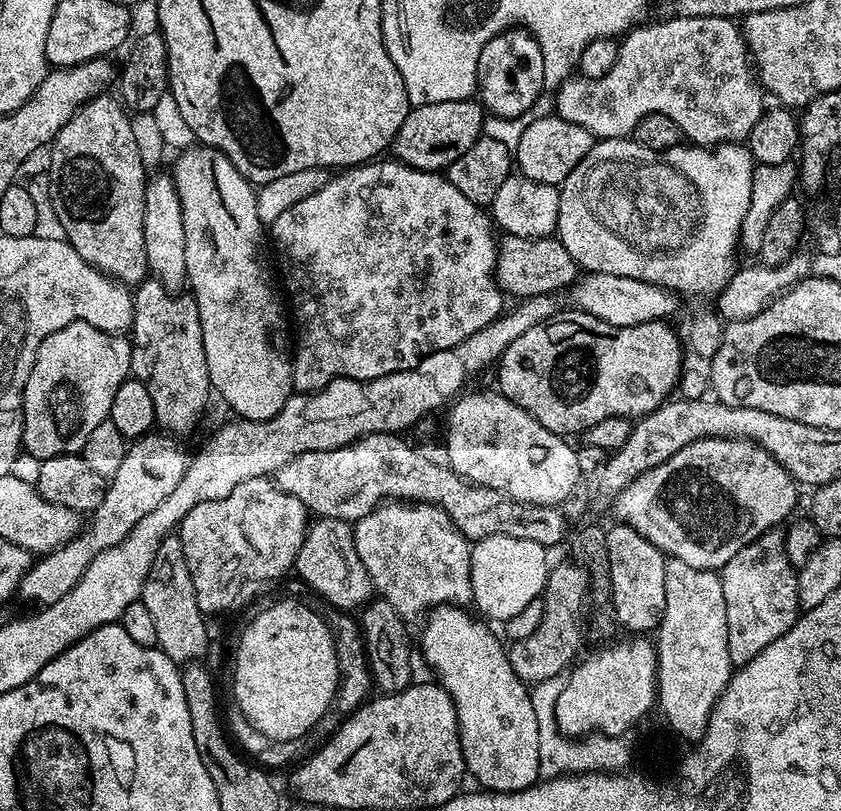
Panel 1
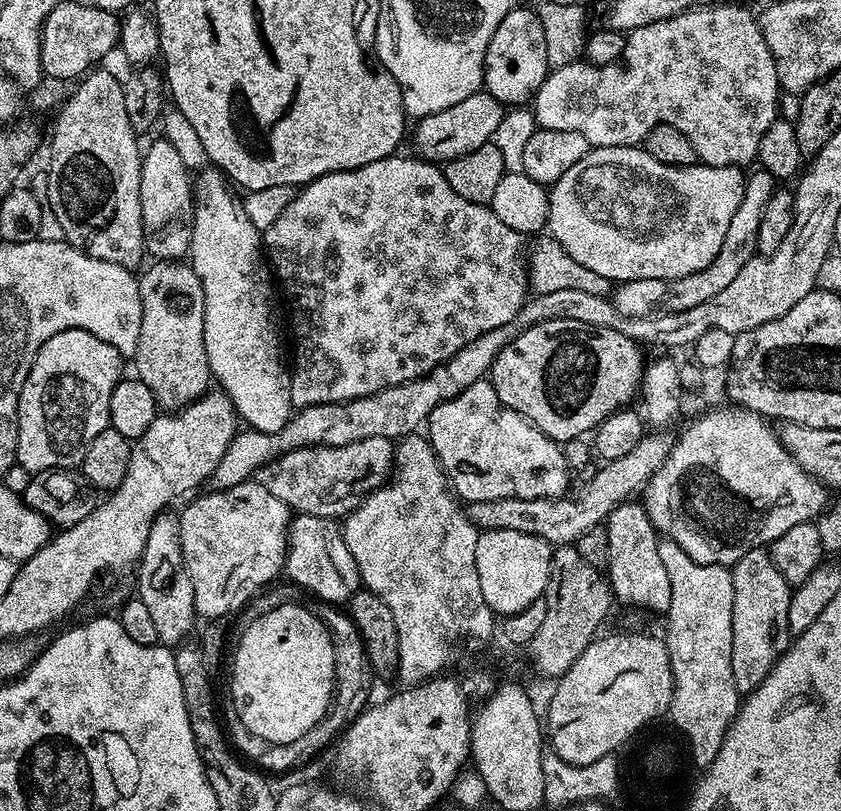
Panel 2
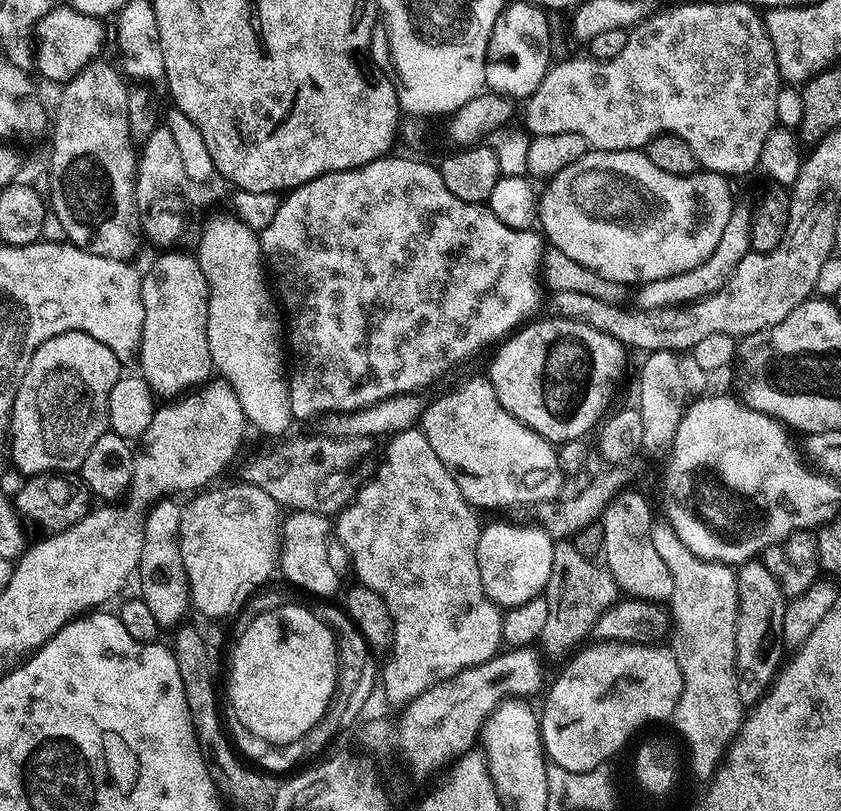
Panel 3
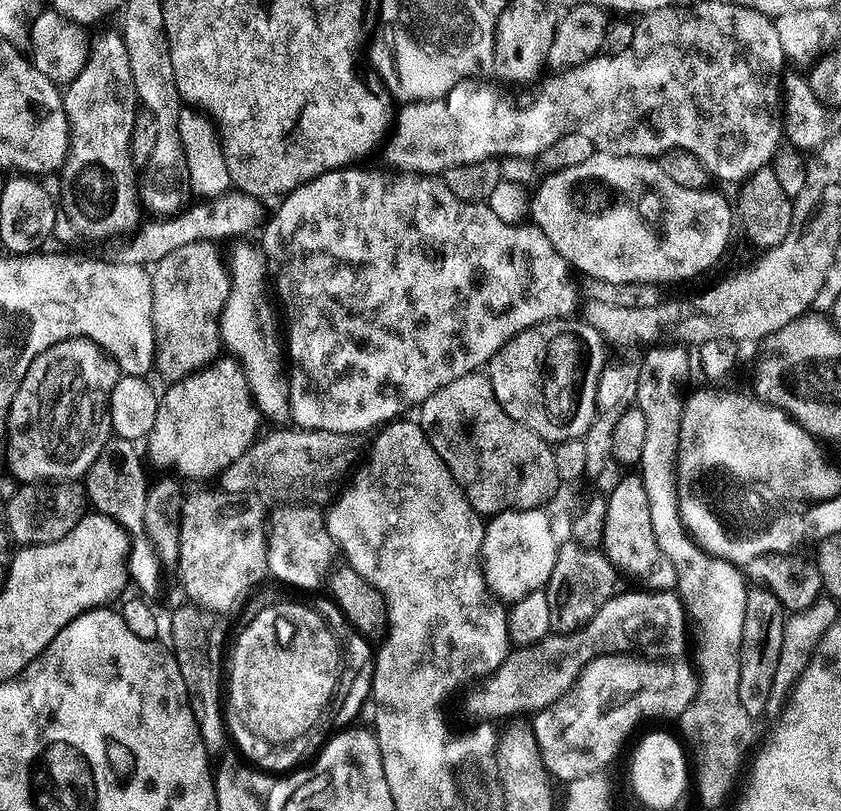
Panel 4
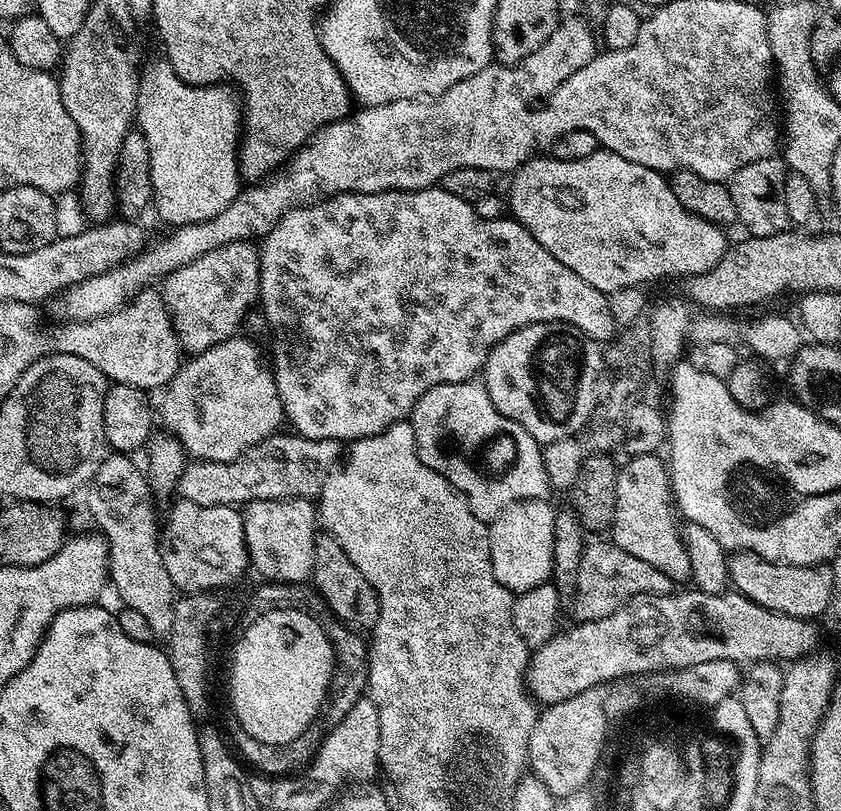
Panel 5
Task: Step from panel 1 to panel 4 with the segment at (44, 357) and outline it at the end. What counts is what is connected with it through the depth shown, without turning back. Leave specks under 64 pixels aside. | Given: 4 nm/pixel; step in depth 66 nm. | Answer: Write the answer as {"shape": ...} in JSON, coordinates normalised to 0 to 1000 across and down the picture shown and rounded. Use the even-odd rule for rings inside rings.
{"shape":[[[75,419],[45,436],[45,441],[36,446],[31,466],[26,466],[10,507],[10,544],[5,547],[8,586],[29,599],[43,599],[49,594],[90,594],[103,588],[107,575],[131,541],[128,497],[144,462],[137,444],[109,419]]]}

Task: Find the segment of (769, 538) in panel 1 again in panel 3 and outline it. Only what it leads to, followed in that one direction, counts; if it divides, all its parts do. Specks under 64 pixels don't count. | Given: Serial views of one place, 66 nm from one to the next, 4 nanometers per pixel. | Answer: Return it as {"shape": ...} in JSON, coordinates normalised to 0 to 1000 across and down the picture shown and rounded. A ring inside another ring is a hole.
{"shape":[[[894,698],[881,699],[875,705],[875,726],[880,739],[880,753],[875,756],[875,840],[880,867],[886,871],[897,871],[917,848],[919,838],[923,837],[930,822],[927,813],[935,809],[932,788],[930,788],[930,762],[935,736],[924,707],[912,705],[908,700],[889,699]]]}

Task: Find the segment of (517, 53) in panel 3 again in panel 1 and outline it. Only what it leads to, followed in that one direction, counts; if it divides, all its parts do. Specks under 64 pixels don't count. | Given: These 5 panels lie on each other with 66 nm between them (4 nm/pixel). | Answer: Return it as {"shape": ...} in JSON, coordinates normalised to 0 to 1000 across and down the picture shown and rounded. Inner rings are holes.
{"shape":[[[617,32],[593,39],[578,57],[566,83],[568,122],[586,143],[609,144],[630,136],[630,131],[649,109],[647,97],[647,62],[641,48],[631,38]]]}

